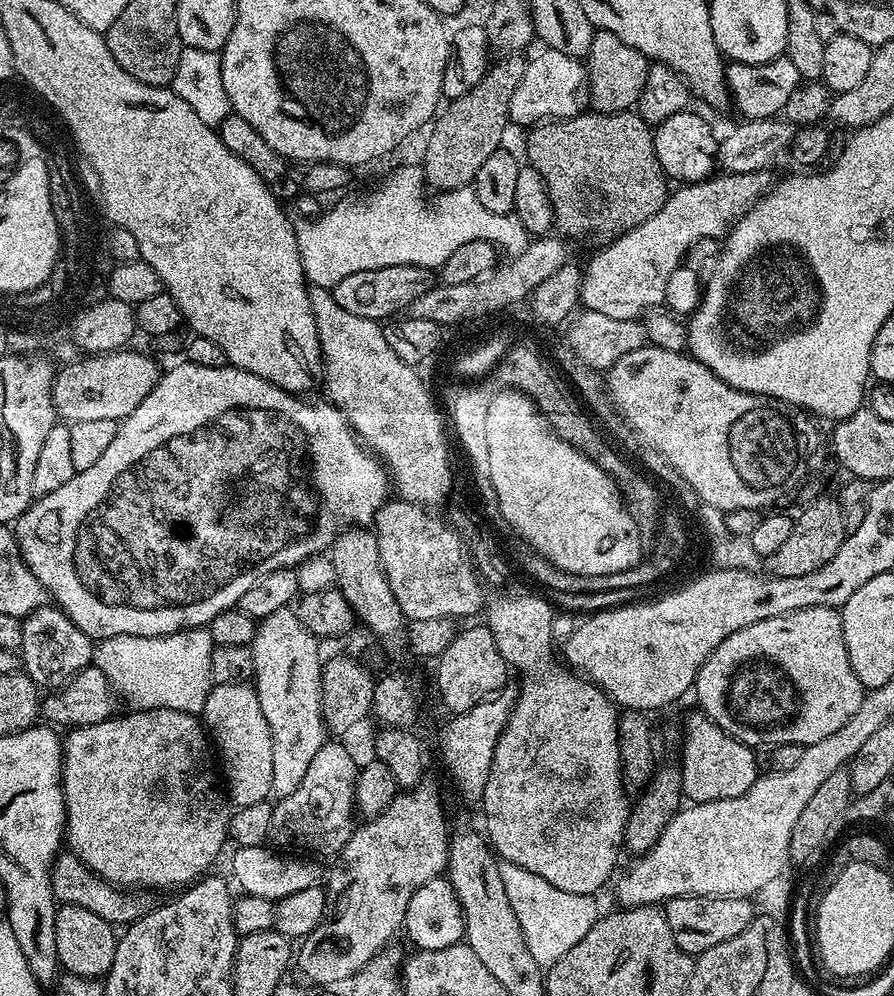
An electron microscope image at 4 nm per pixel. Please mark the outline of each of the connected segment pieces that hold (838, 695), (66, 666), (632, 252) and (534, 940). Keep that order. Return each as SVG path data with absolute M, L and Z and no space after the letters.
M826 606L766 618L730 634L706 658L694 685L699 711L749 746L822 742L850 722L865 691L846 654L840 612Z
M45 604L22 620L22 646L18 653L23 671L41 689L59 690L94 660L94 641L61 608Z
M760 169L754 172L734 172L716 174L699 184L681 185L669 195L662 210L651 215L638 227L629 228L627 232L615 237L604 250L600 251L585 266L580 283L581 305L589 312L609 315L610 318L623 320L639 319L642 315L664 304L666 282L672 271L679 267L686 252L700 239L723 237L745 213L752 209L761 196L769 191L774 183L771 171Z
M501 863L499 867L502 886L506 886L506 898L510 898L514 914L518 914L518 926L522 926L526 946L530 954L534 954L534 962L547 970L554 962L558 962L558 958L562 958L562 954L566 954L573 946L578 946L578 942L582 942L582 938L590 934L590 926L594 926L598 919L597 901L590 896L558 890L558 886L550 886L546 878L538 878L538 874L522 870L522 866Z

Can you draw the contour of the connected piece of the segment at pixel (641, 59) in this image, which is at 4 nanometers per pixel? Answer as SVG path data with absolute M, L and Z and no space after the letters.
M593 31L592 45L586 57L586 100L594 112L627 112L640 103L642 86L650 61L636 48L626 46L622 38L609 32Z

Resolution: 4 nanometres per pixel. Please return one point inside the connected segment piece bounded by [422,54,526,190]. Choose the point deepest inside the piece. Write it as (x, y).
(471, 128)

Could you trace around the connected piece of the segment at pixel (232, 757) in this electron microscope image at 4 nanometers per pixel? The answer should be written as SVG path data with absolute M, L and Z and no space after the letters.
M248 682L213 684L204 703L202 723L218 753L219 763L220 760L224 763L222 776L226 781L229 801L236 808L241 808L269 799L274 782L274 746L270 738L270 726L266 726L266 714L262 714L255 687Z

